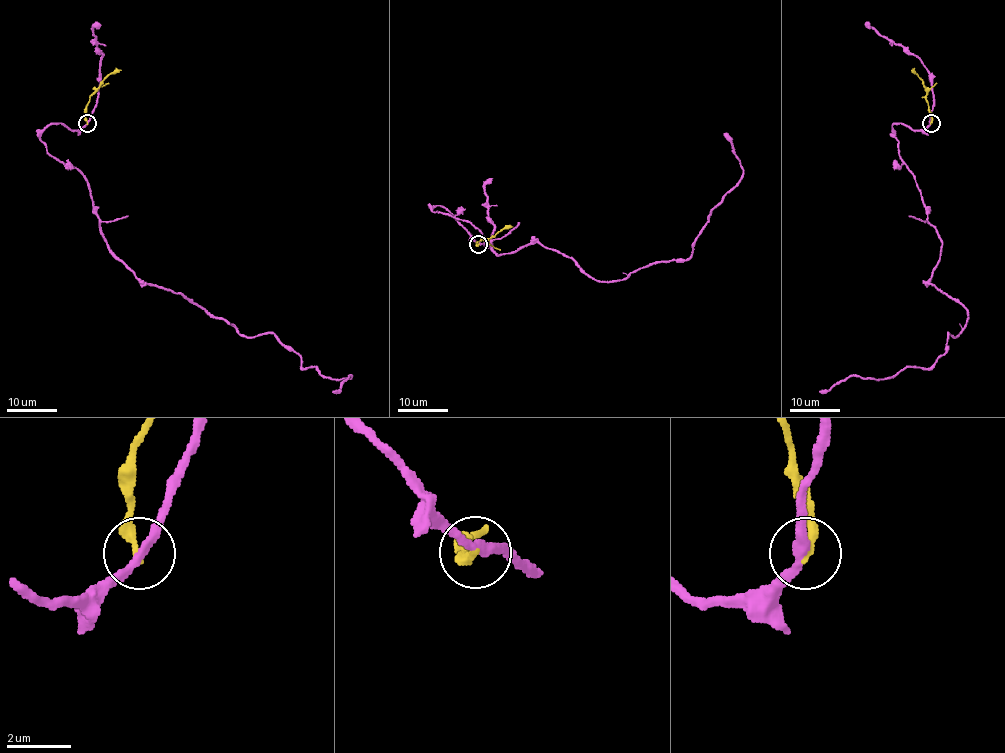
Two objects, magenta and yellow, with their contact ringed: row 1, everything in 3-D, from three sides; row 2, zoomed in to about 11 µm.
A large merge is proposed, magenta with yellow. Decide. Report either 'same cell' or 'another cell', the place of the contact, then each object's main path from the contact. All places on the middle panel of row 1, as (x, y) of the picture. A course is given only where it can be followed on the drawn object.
another cell; at (478, 244); magenta runs (478, 244), (431, 209), (464, 219), (498, 255), (535, 242), (598, 281), (687, 260), (742, 174), (723, 133); yellow runs (478, 244), (481, 239), (493, 237), (502, 228), (512, 227)

